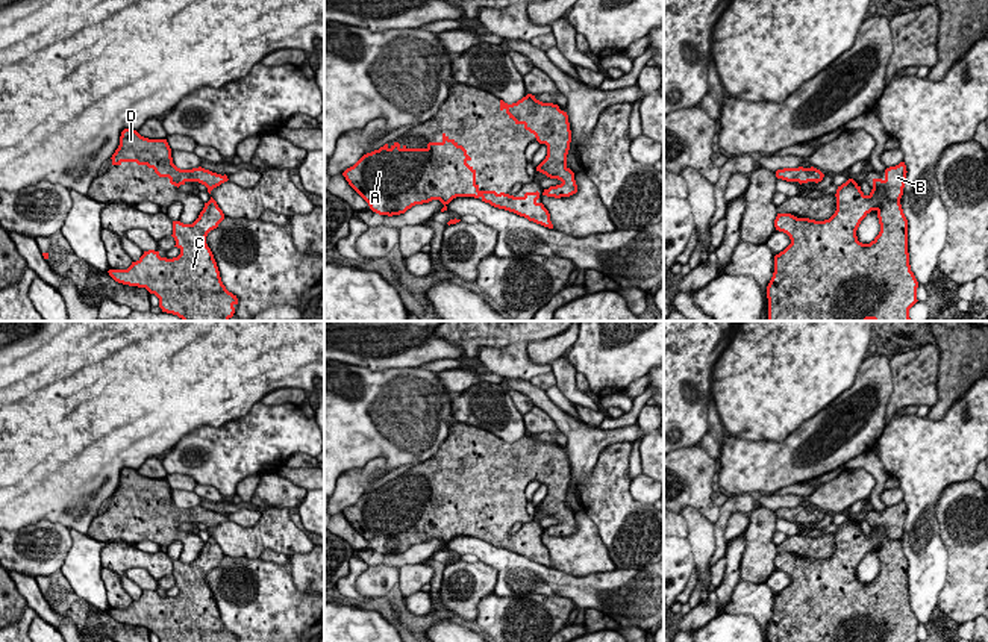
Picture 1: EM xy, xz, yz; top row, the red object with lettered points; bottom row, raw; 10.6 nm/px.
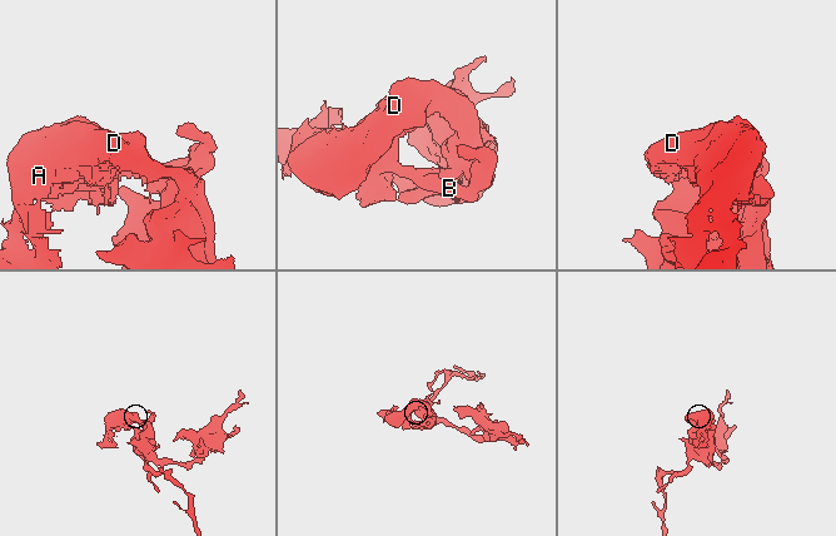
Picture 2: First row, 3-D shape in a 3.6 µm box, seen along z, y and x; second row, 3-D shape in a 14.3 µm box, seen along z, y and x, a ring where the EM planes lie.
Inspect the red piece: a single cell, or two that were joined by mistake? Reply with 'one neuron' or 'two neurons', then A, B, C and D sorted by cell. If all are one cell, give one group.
one neuron; A B C D

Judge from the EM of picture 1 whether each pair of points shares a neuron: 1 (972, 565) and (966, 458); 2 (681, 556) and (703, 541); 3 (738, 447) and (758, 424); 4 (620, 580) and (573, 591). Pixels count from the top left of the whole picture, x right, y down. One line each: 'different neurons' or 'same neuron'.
1: different neurons
2: different neurons
3: different neurons
4: same neuron

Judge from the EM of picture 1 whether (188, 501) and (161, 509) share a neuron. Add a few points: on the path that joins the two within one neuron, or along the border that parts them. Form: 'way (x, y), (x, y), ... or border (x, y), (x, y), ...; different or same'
border (170, 489), (171, 500), (178, 506), (199, 506); different

